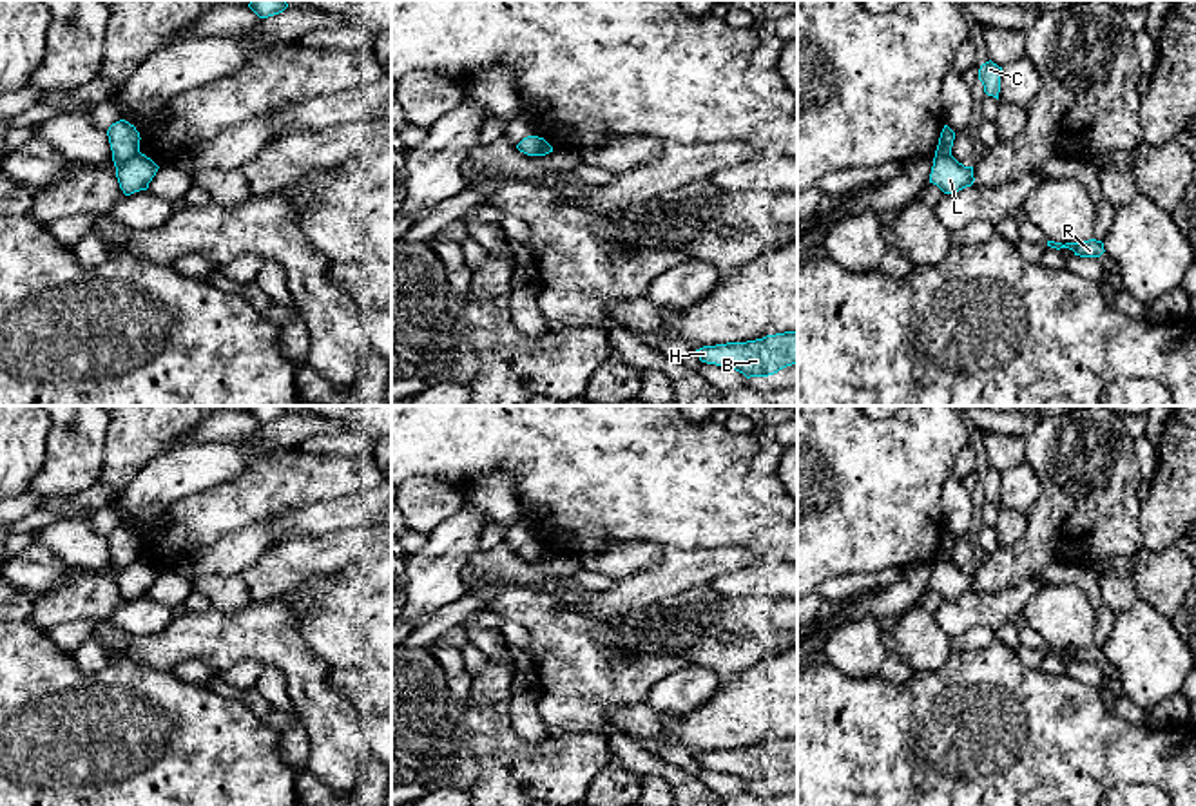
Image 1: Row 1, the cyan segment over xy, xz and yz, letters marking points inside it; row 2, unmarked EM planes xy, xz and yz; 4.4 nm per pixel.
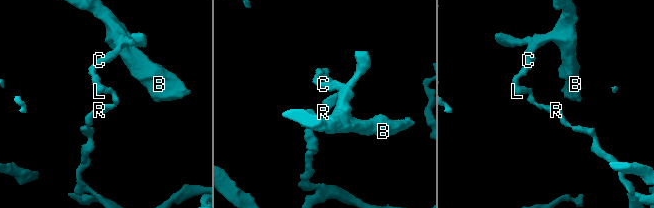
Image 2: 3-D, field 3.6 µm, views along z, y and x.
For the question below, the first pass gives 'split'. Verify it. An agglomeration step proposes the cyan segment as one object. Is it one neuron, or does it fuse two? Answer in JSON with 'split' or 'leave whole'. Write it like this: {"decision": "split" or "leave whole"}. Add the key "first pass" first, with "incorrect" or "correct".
{"first pass": "correct", "decision": "split"}

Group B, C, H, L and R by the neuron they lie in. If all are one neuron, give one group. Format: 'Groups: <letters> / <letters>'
Groups: B C H / L R

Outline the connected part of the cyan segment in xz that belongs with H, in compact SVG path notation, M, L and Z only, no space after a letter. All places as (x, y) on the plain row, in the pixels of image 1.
M797 737L767 741L747 748L727 748L696 755L701 768L732 773L750 782L768 782L797 770Z

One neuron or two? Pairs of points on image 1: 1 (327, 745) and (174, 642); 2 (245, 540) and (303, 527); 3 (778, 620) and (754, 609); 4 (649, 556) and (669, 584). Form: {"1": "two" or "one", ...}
{"1": "one", "2": "one", "3": "one", "4": "two"}

